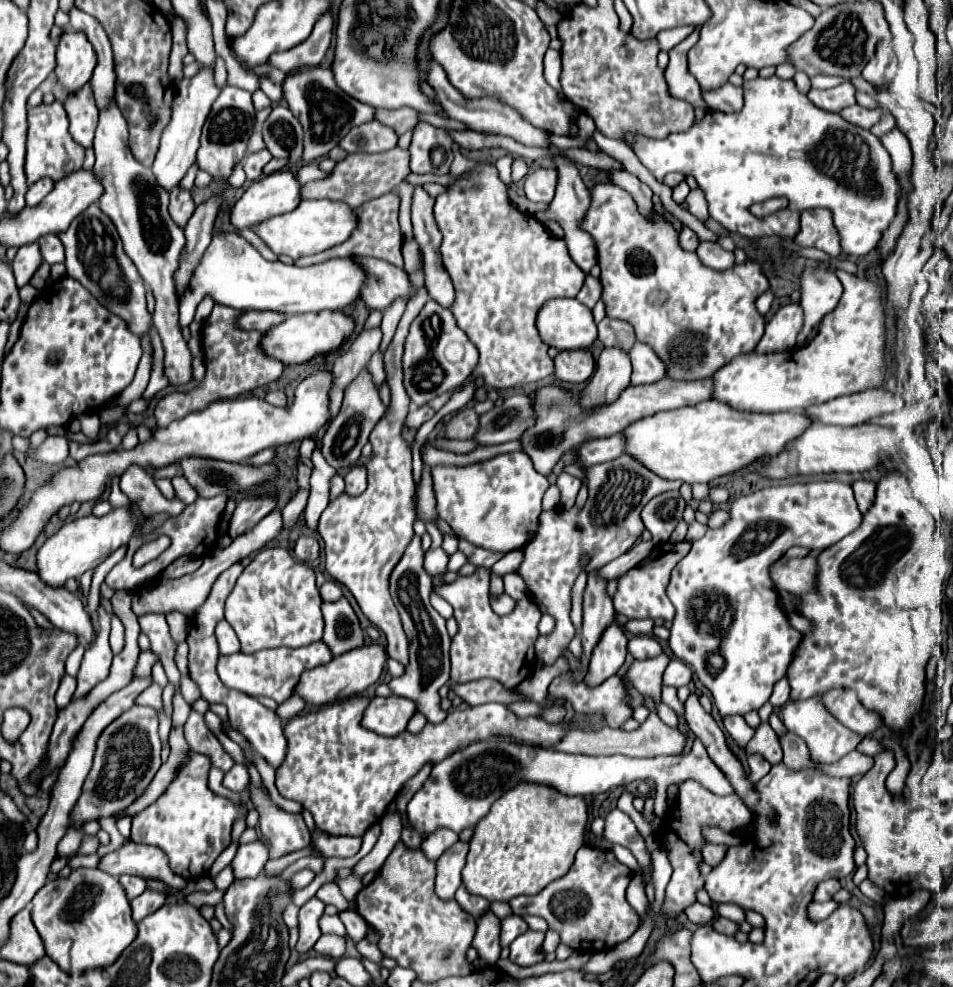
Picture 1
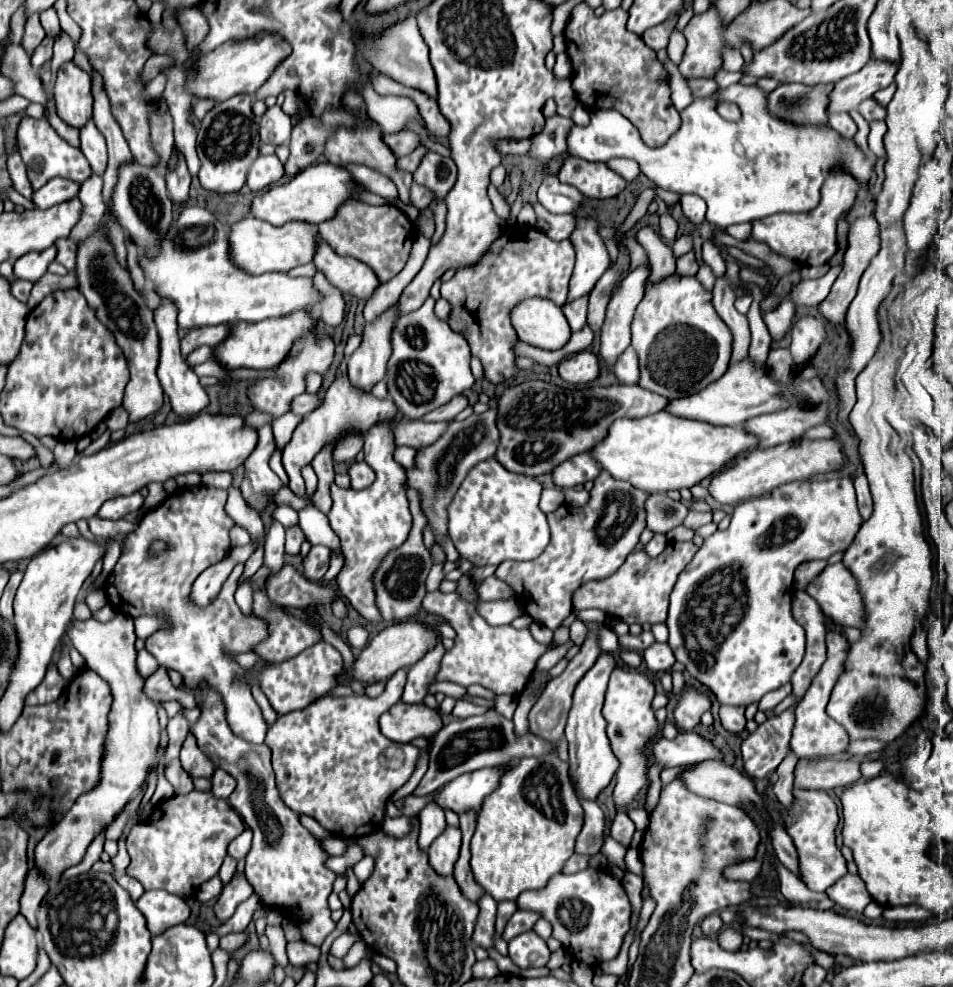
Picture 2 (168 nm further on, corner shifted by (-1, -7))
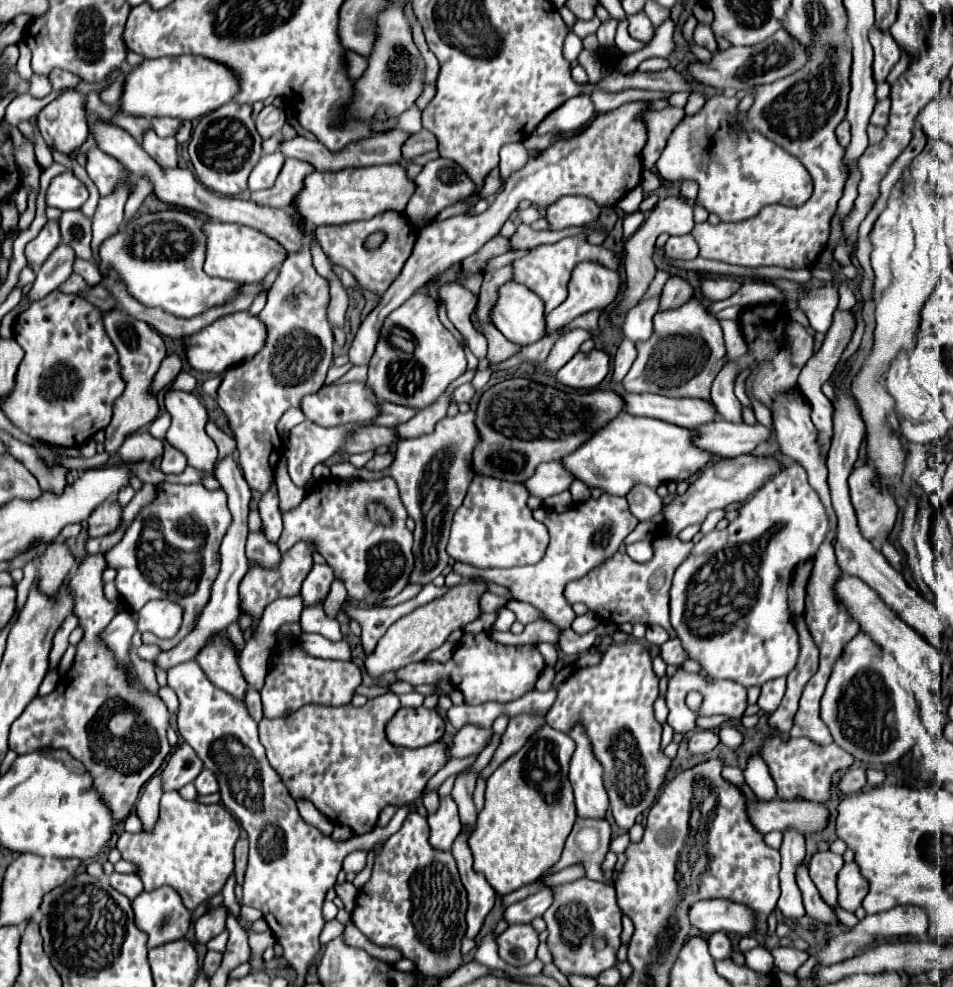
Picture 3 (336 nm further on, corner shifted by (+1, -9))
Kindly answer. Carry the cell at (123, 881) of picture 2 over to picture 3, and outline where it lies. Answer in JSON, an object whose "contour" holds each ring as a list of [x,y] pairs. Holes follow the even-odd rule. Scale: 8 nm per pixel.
{"contour":[[[114,872],[110,876],[110,886],[114,890],[118,890],[120,894],[128,896],[130,900],[134,900],[142,892],[142,882],[136,874],[118,874],[118,872]]]}

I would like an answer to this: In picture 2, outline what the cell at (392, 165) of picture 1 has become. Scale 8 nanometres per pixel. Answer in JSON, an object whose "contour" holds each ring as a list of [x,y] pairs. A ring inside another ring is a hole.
{"contour":[[[418,146],[416,152],[410,152],[408,156],[400,158],[400,160],[396,162],[396,168],[402,170],[402,172],[410,172],[410,174],[412,174],[412,172],[418,168],[418,164],[420,164],[420,160],[422,160],[424,154],[426,154],[426,148],[424,148],[424,146]]]}

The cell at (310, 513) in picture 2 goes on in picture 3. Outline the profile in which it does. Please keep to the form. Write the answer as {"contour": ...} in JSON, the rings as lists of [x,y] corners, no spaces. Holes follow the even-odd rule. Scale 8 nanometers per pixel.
{"contour":[[[332,582],[332,588],[330,588],[330,594],[324,602],[324,612],[330,616],[330,618],[336,618],[340,606],[344,604],[346,600],[346,588],[342,586],[342,582]]]}

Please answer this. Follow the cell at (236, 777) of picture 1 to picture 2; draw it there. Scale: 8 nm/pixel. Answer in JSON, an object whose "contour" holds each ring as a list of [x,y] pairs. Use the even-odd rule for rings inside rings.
{"contour":[[[218,768],[212,776],[212,794],[216,798],[228,798],[234,790],[236,790],[236,780],[228,772]]]}

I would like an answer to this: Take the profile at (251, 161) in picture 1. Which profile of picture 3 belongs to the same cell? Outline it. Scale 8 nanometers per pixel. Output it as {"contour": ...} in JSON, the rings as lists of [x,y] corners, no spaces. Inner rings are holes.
{"contour":[[[274,152],[270,156],[262,156],[260,162],[256,164],[256,168],[252,170],[250,178],[248,178],[250,192],[256,192],[256,190],[264,190],[264,188],[274,186],[276,176],[282,170],[282,164],[284,164],[282,152]]]}

